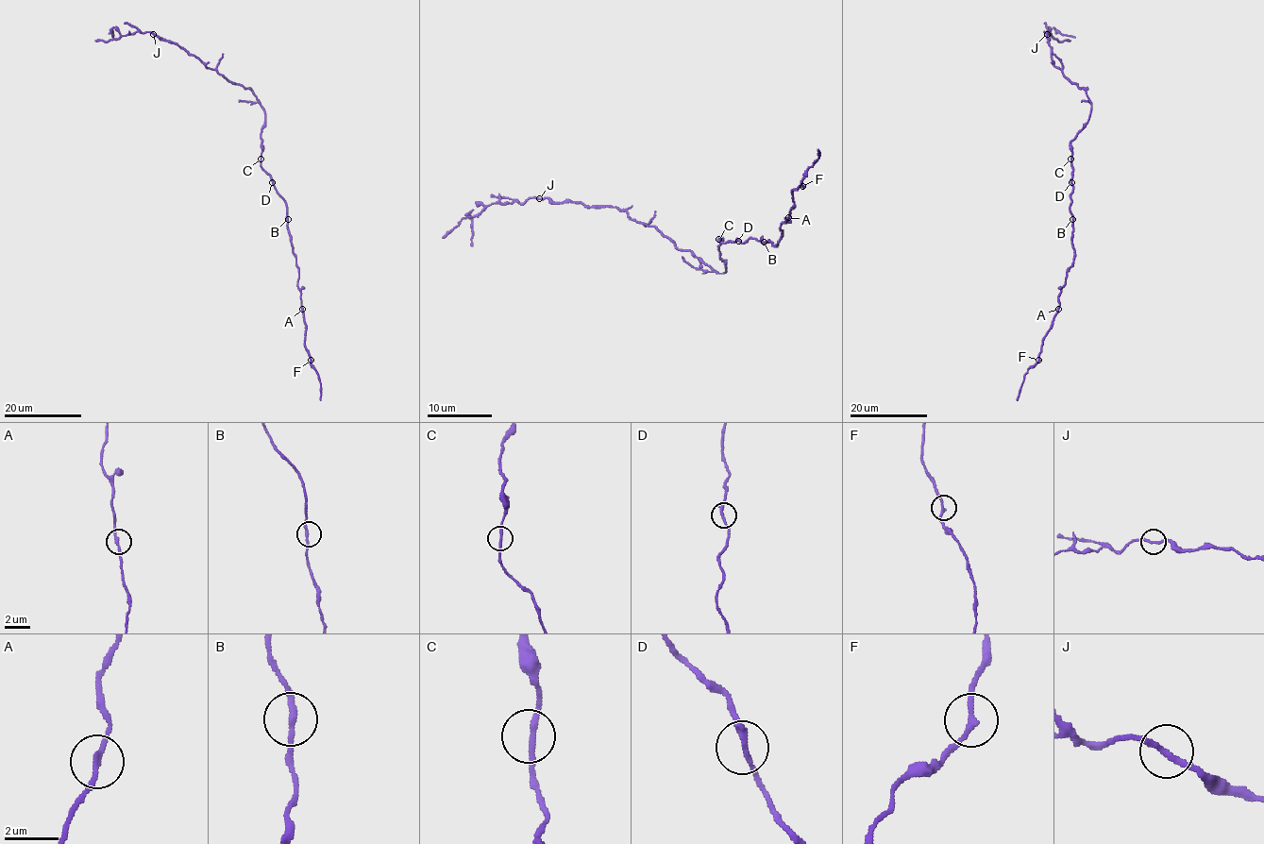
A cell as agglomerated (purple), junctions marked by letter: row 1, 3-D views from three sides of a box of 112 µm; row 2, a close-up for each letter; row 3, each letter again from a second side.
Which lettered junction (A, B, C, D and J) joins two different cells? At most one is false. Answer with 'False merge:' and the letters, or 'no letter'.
False merge: no letter

